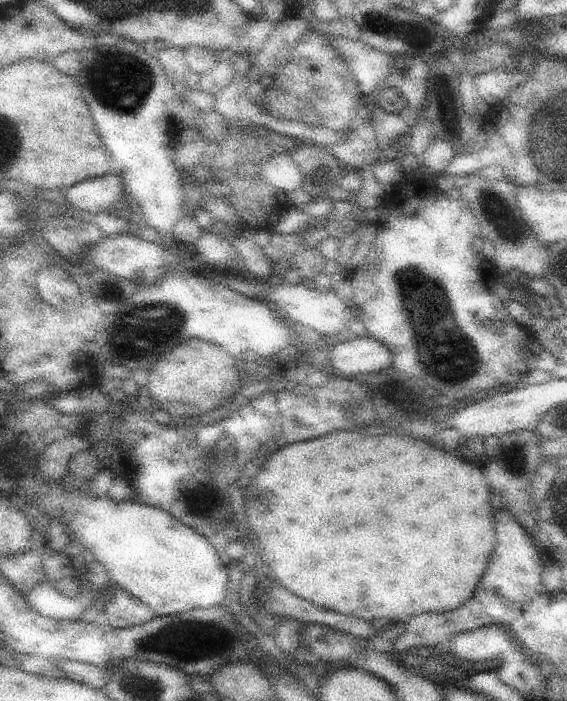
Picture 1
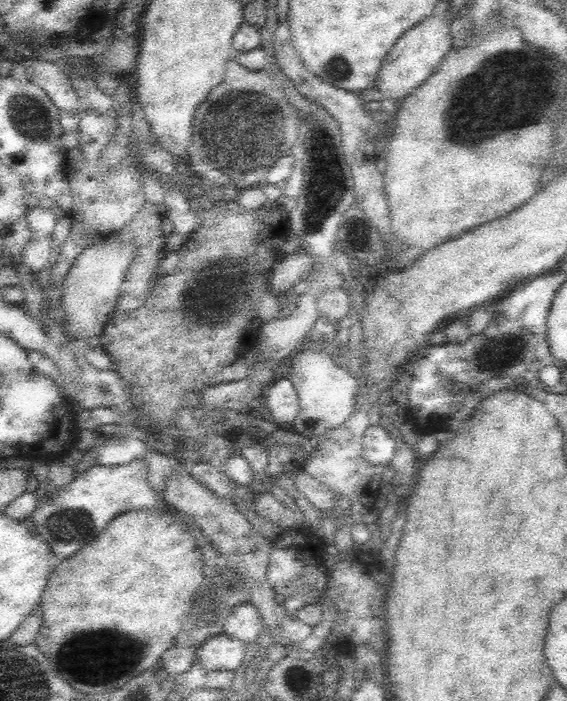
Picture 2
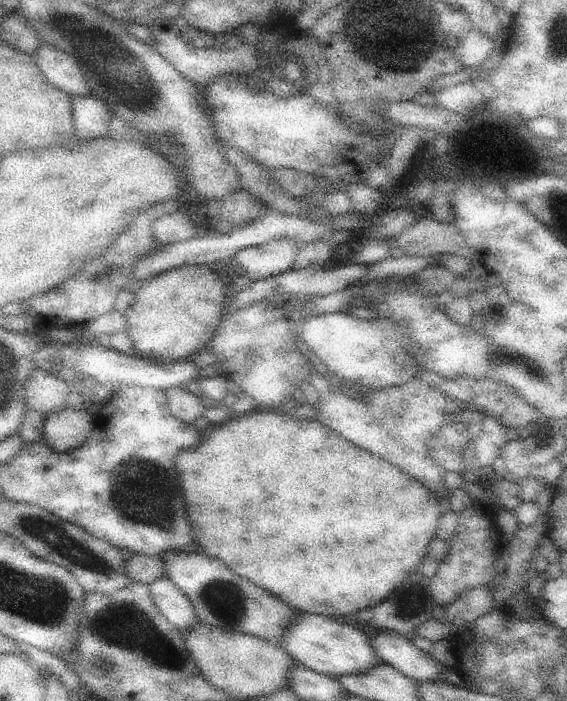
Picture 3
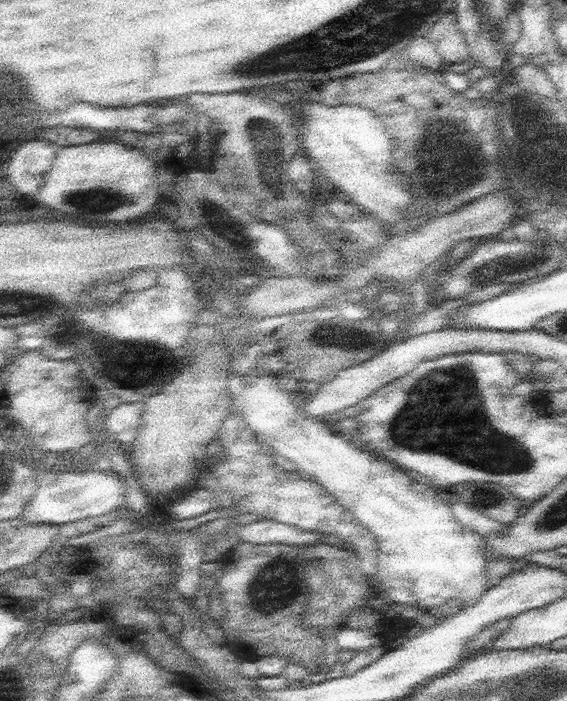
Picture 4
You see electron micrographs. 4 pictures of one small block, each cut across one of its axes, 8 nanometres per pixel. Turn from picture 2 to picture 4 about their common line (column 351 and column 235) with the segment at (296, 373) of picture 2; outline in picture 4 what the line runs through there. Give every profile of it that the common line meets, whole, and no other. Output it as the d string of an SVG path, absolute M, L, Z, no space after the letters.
M230 374L229 390L232 398L231 414L242 414L263 446L282 454L282 462L287 466L295 464L298 470L312 474L314 480L377 539L377 572L373 579L377 590L386 592L393 602L420 609L439 607L450 599L460 599L460 609L466 609L490 589L486 584L487 555L483 538L456 522L448 499L444 500L442 496L446 492L440 492L435 486L404 471L384 457L370 454L370 449L350 444L350 440L334 434L322 418L306 417L302 406L294 402L294 389L280 387L280 377L256 374L252 383L246 382L246 375Z

